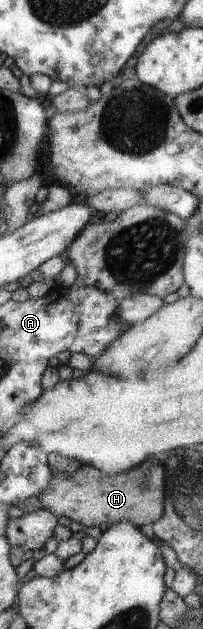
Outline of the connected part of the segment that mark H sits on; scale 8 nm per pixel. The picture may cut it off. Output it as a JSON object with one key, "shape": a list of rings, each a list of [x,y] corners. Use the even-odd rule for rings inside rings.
{"shape":[[[146,460],[140,468],[132,468],[132,472],[124,474],[104,474],[98,468],[84,464],[80,470],[70,473],[53,473],[43,493],[40,493],[40,502],[44,509],[52,511],[56,516],[66,516],[77,521],[83,527],[109,524],[114,526],[120,520],[131,520],[136,524],[154,524],[163,515],[166,478],[162,462]]]}

